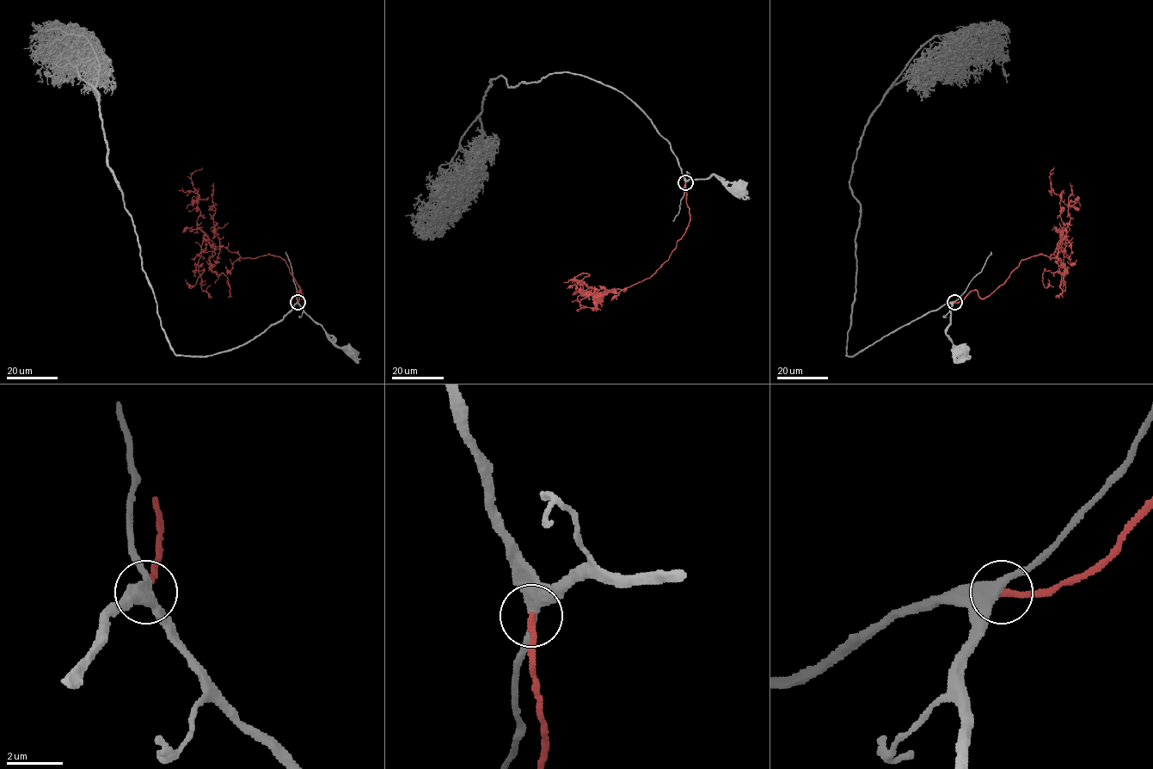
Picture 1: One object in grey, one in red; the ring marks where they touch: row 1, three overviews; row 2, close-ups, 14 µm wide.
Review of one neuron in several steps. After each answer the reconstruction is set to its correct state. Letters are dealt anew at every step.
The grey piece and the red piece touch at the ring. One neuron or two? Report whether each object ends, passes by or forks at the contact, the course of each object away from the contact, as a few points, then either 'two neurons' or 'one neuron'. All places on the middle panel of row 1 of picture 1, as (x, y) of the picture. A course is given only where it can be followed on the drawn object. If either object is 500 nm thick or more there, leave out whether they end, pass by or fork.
grey passes by; red ends; course grey (685, 182), (690, 179), (707, 179), (714, 175), (723, 181), (736, 182), (739, 189); course red (685, 182), (690, 218), (670, 258), (648, 278), (627, 287), (582, 295), (583, 286), (576, 279), (587, 285); two neurons

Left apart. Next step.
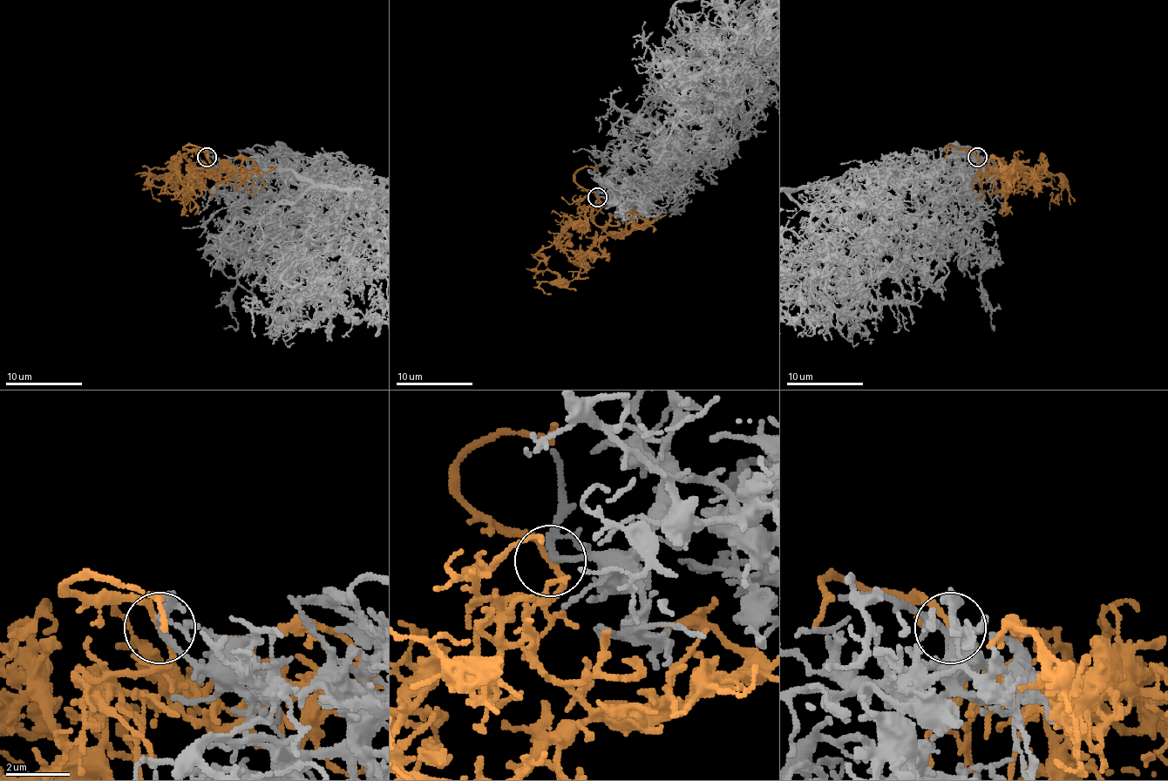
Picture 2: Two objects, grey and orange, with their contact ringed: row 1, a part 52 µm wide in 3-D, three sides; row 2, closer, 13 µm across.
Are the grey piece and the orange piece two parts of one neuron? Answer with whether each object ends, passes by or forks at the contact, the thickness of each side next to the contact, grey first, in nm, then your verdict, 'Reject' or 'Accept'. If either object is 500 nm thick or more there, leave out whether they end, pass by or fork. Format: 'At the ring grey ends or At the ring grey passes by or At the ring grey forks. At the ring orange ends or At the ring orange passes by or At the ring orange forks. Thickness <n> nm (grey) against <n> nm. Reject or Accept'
At the ring grey forks. At the ring orange passes by. Thickness 180 nm (grey) against 170 nm. Accept

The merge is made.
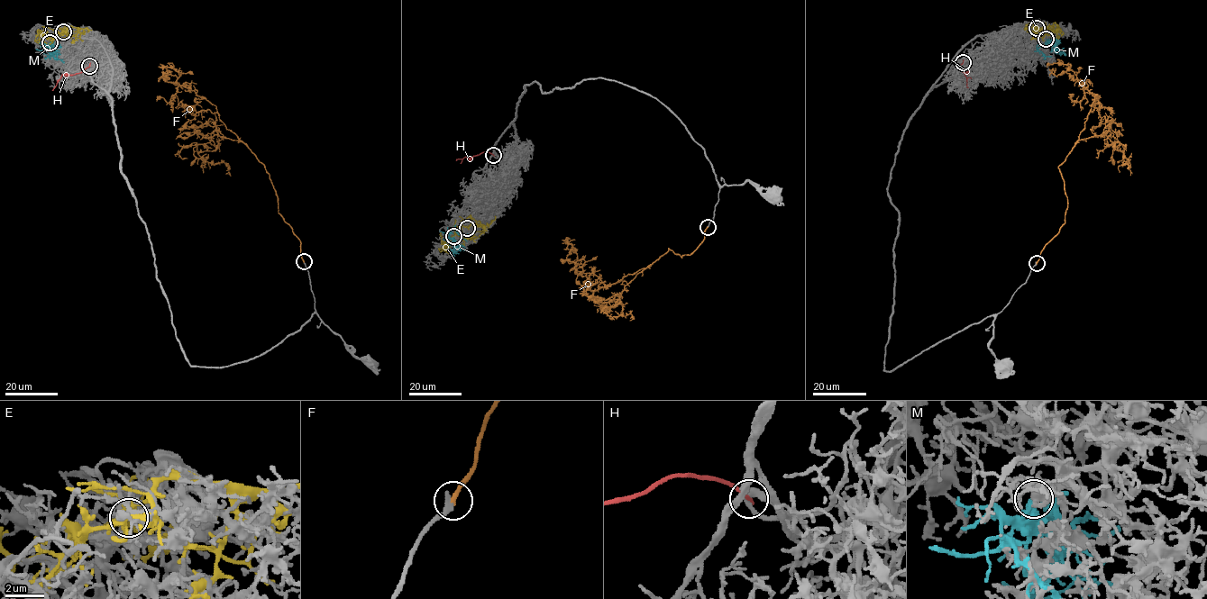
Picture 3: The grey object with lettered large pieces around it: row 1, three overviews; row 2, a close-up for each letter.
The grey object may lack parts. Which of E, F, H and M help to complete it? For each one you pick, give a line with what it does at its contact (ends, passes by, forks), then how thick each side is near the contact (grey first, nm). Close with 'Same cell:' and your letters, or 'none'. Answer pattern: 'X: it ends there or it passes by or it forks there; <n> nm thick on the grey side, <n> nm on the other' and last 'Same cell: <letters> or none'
F: it ends there; 240 nm thick on the grey side, 220 nm on the other
Same cell: F

